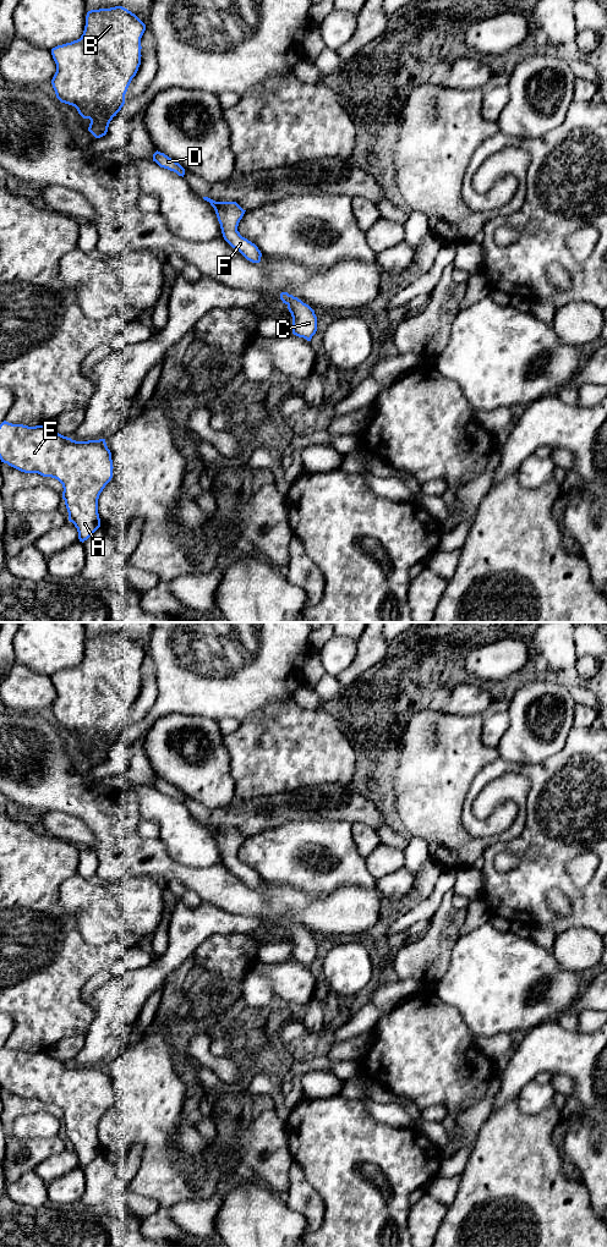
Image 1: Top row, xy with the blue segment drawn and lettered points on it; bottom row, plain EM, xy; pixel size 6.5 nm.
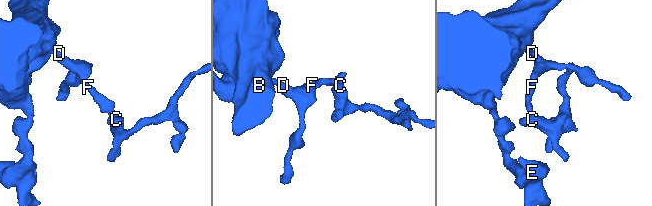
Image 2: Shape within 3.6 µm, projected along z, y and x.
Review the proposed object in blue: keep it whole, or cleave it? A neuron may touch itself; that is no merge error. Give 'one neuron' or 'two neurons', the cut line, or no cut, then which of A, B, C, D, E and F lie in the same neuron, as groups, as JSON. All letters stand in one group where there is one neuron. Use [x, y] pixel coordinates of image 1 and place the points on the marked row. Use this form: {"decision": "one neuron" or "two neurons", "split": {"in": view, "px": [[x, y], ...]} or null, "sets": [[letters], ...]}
{"decision": "one neuron", "split": null, "sets": [["A", "B", "C", "D", "E", "F"]]}

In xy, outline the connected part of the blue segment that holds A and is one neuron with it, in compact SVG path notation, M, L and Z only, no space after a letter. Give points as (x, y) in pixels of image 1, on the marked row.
M4 421L0 424L0 460L21 472L51 477L62 484L69 521L77 528L80 542L87 540L100 527L98 499L111 480L114 468L105 439L76 441L49 425L28 427Z

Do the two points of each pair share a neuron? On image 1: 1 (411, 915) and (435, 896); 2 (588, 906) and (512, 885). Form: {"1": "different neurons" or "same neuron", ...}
{"1": "same neuron", "2": "same neuron"}

